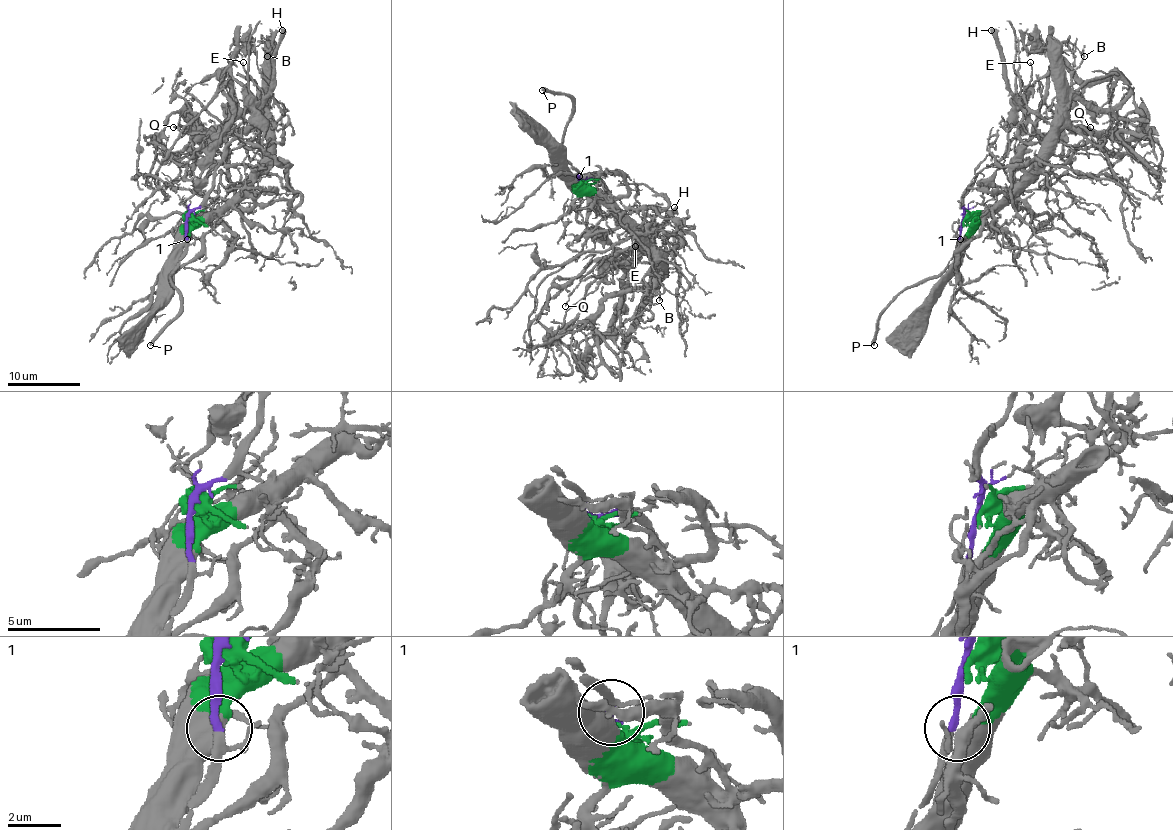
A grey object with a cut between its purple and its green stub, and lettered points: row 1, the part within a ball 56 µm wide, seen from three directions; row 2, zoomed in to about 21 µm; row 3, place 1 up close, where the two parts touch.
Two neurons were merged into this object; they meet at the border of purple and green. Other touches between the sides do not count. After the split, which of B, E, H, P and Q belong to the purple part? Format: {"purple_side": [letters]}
{"purple_side": ["E", "H", "P"]}

